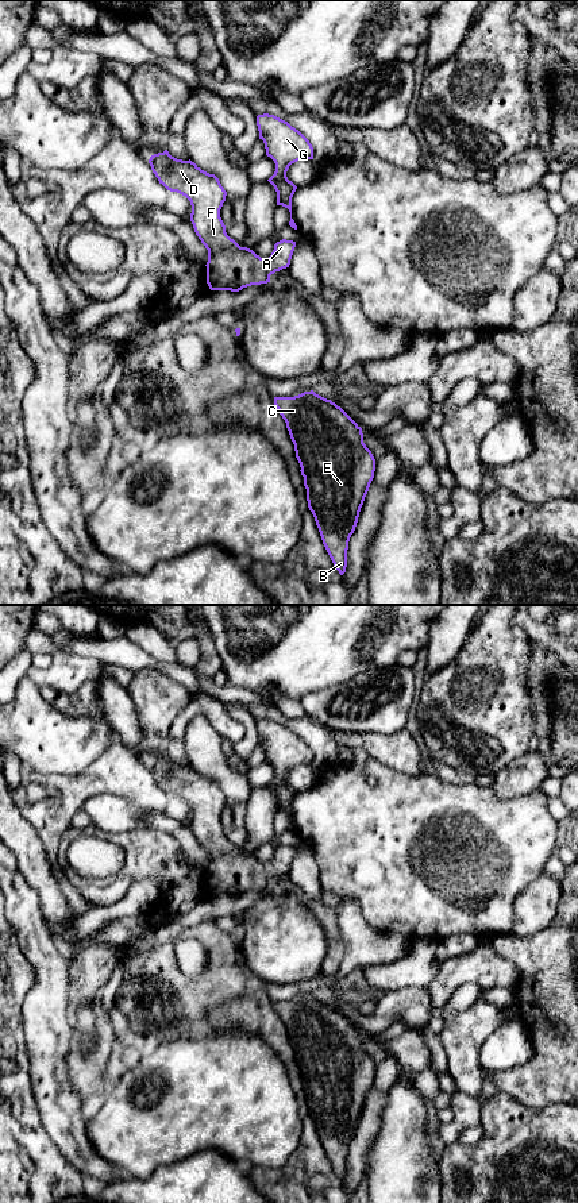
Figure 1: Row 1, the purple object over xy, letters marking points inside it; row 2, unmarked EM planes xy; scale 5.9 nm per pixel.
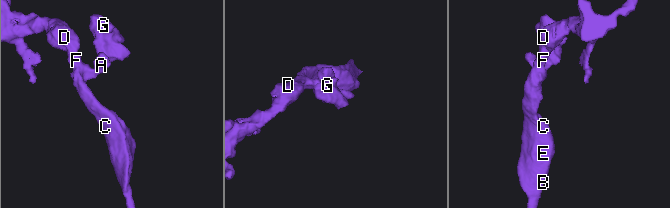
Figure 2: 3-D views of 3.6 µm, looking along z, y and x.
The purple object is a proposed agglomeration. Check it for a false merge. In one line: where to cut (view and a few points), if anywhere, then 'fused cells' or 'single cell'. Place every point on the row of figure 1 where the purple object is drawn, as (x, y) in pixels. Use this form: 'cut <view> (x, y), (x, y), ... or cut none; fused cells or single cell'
cut none; single cell

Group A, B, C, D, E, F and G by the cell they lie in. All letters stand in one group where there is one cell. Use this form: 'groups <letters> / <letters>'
groups A B C D E F G

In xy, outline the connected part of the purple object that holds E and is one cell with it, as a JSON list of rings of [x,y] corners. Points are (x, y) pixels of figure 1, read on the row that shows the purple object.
[[[313,390],[294,397],[274,397],[274,405],[285,420],[294,444],[308,508],[335,568],[343,575],[347,567],[348,541],[374,478],[375,459],[363,443],[362,428],[340,406]]]

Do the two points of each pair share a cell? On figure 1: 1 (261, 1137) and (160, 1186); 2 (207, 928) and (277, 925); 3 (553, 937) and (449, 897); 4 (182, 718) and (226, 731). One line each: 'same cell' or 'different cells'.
1: different cells
2: different cells
3: different cells
4: same cell

